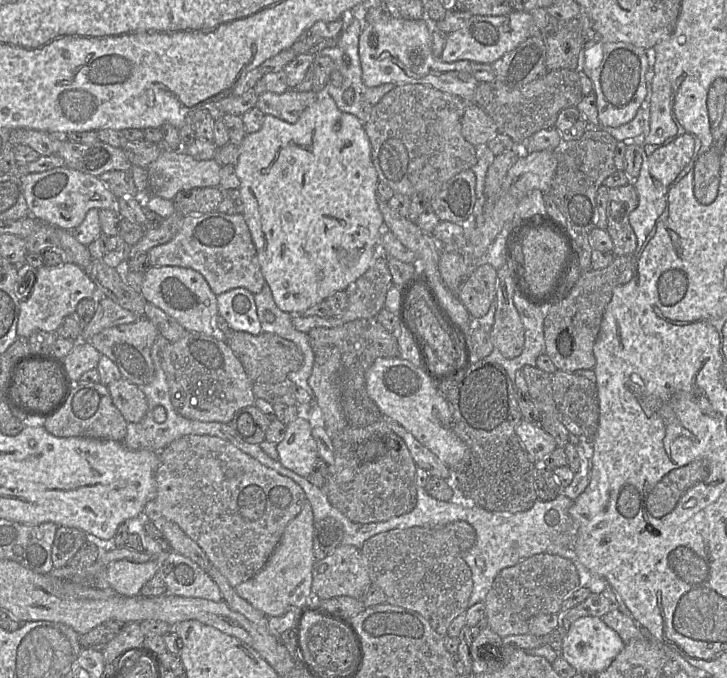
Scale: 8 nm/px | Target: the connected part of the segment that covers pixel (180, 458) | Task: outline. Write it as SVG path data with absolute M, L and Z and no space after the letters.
M185 435L174 440L158 452L160 465L155 476L157 485L156 496L146 503L143 510L143 516L151 521L158 518L165 518L178 524L179 527L202 548L213 567L220 571L232 587L252 578L268 561L275 547L279 543L287 524L302 510L303 505L307 501L307 497L303 489L294 480L264 466L258 460L239 450L231 443L216 436Z

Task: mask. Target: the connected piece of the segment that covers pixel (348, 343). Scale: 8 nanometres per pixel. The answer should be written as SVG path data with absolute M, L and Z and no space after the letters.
M376 318L358 319L334 328L317 327L307 333L309 343L315 349L333 346L341 353L340 397L348 427L365 427L383 415L368 395L365 375L377 358L399 357L399 346L392 332L386 330Z

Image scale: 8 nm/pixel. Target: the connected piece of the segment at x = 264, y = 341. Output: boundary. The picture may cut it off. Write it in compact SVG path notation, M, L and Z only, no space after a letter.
M232 329L225 334L226 343L238 357L252 382L283 382L287 380L290 372L298 370L303 364L303 354L298 345L276 334L262 332L259 335L252 335Z

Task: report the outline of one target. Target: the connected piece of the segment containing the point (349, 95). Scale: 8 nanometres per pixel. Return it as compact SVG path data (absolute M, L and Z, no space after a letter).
M354 10L346 15L346 23L344 30L337 37L338 43L335 47L325 48L318 54L319 56L327 56L335 63L335 69L343 75L343 83L341 86L334 86L328 82L324 88L324 94L333 98L337 107L345 113L356 116L363 124L365 124L371 114L373 107L382 99L382 97L393 90L396 85L392 83L382 84L376 87L367 87L362 80L362 68L359 57L359 37L364 27L363 10Z

